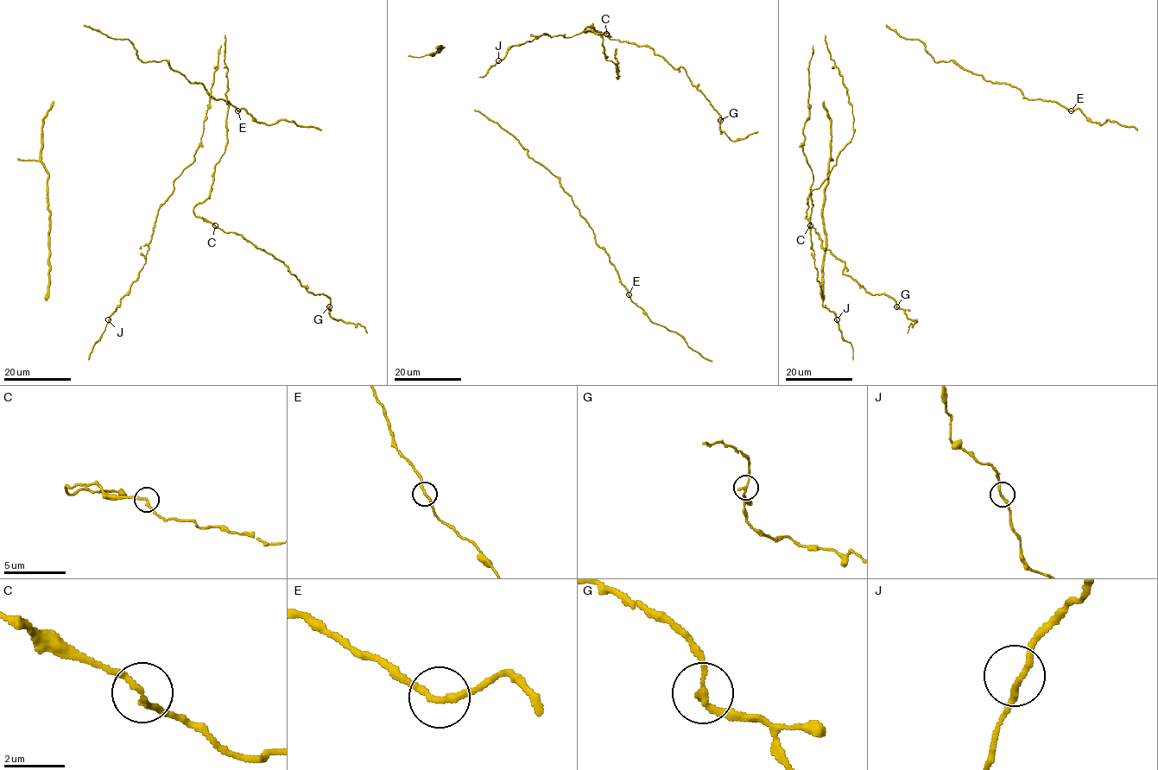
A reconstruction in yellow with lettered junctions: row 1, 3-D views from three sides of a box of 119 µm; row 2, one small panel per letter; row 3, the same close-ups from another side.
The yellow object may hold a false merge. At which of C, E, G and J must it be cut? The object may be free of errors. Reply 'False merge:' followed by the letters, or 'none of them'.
False merge: none of them

